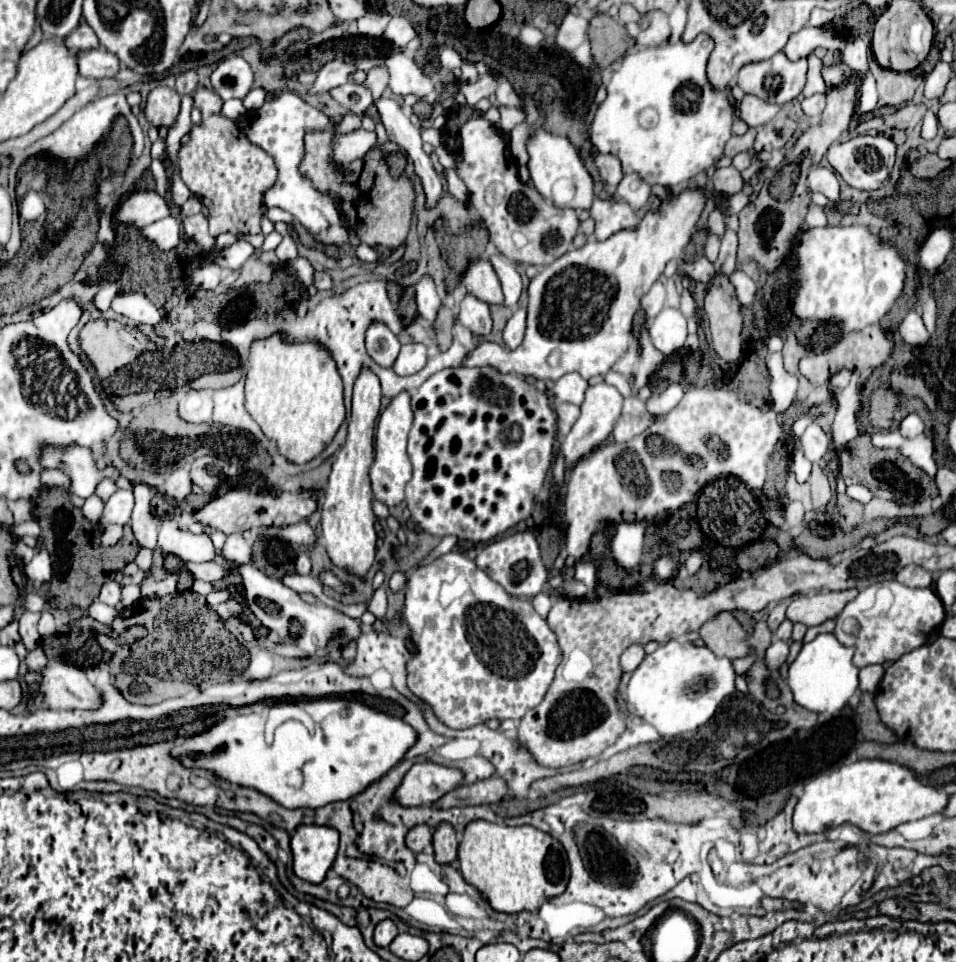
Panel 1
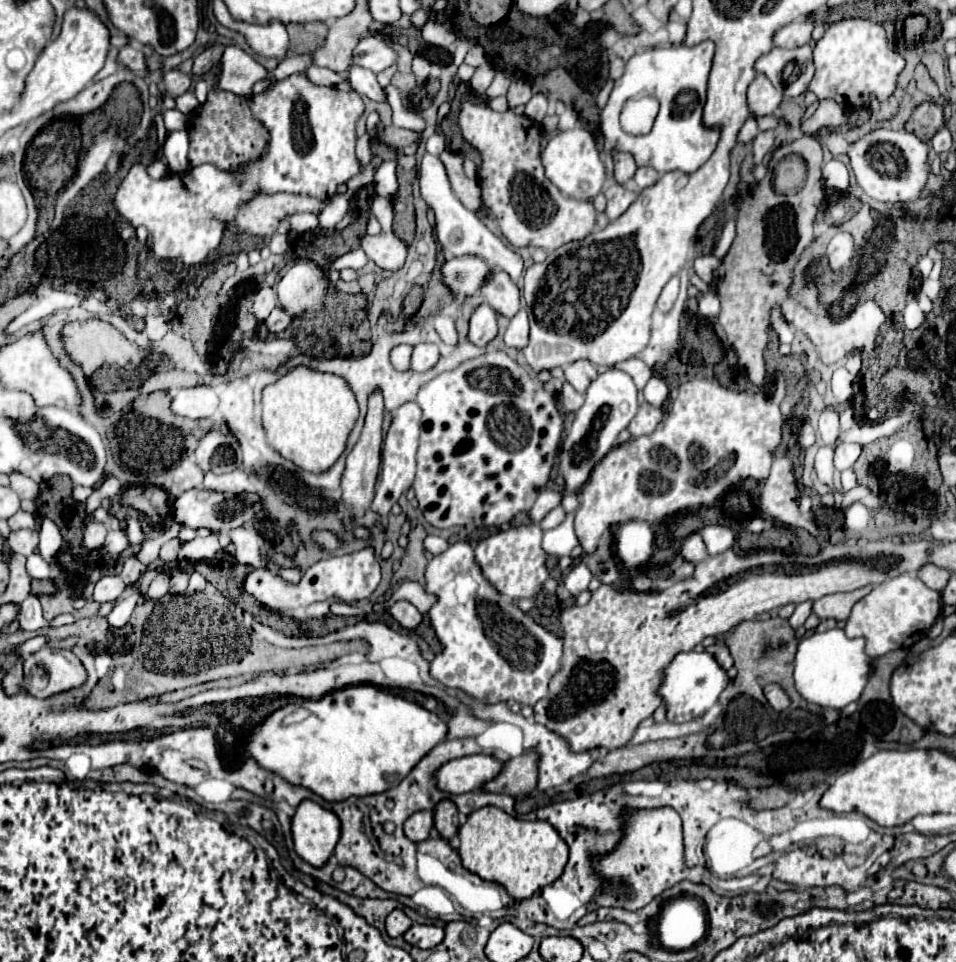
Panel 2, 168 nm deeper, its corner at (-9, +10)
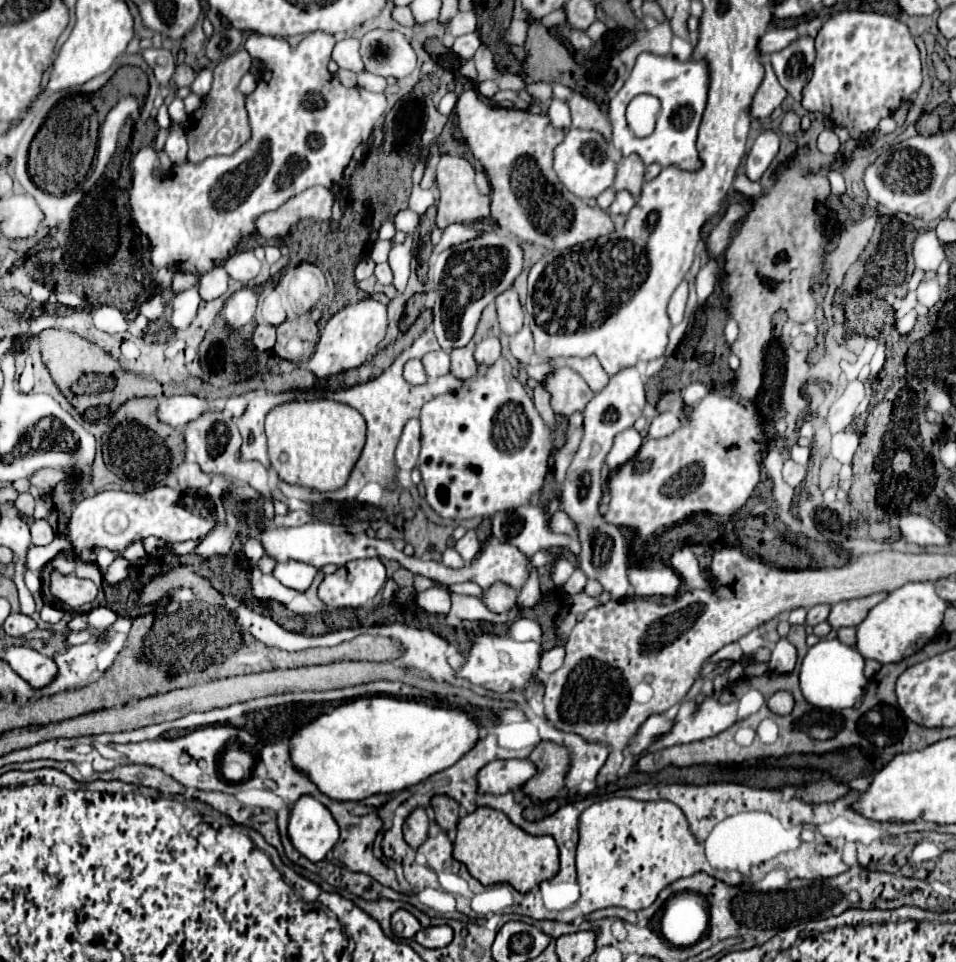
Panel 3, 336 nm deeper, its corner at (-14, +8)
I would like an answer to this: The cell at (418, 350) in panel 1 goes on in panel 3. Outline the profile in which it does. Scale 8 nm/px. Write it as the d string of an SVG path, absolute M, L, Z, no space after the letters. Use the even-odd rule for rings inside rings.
M444 349L426 353L426 355L422 357L422 363L424 363L424 369L426 369L428 379L436 379L436 377L446 375L446 373L450 371L450 355L448 355L448 351L444 351Z

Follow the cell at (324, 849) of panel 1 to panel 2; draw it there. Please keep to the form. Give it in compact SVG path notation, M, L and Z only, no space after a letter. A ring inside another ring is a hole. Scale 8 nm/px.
M305 799L291 819L291 835L295 853L313 867L323 867L339 841L341 823L335 813Z

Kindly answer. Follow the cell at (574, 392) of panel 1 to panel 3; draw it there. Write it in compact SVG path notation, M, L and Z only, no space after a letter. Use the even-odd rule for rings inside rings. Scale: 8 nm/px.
M568 357L566 365L570 369L574 369L576 373L580 373L582 379L588 383L588 387L592 391L600 391L606 385L606 379L610 379L596 357L586 357L586 359L582 359L582 357Z

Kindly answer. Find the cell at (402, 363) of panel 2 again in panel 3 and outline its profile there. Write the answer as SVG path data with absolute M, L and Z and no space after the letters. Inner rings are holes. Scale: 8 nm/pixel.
M410 359L404 365L404 379L408 383L414 383L414 385L420 385L420 383L426 381L426 373L424 373L424 367L422 367L420 359Z

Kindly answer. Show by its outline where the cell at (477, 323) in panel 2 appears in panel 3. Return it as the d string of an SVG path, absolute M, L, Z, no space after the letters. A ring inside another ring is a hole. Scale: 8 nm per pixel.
M486 337L486 339L482 339L482 341L476 345L476 351L474 351L476 363L490 365L490 363L494 363L498 357L500 357L500 341L498 341L498 337Z

